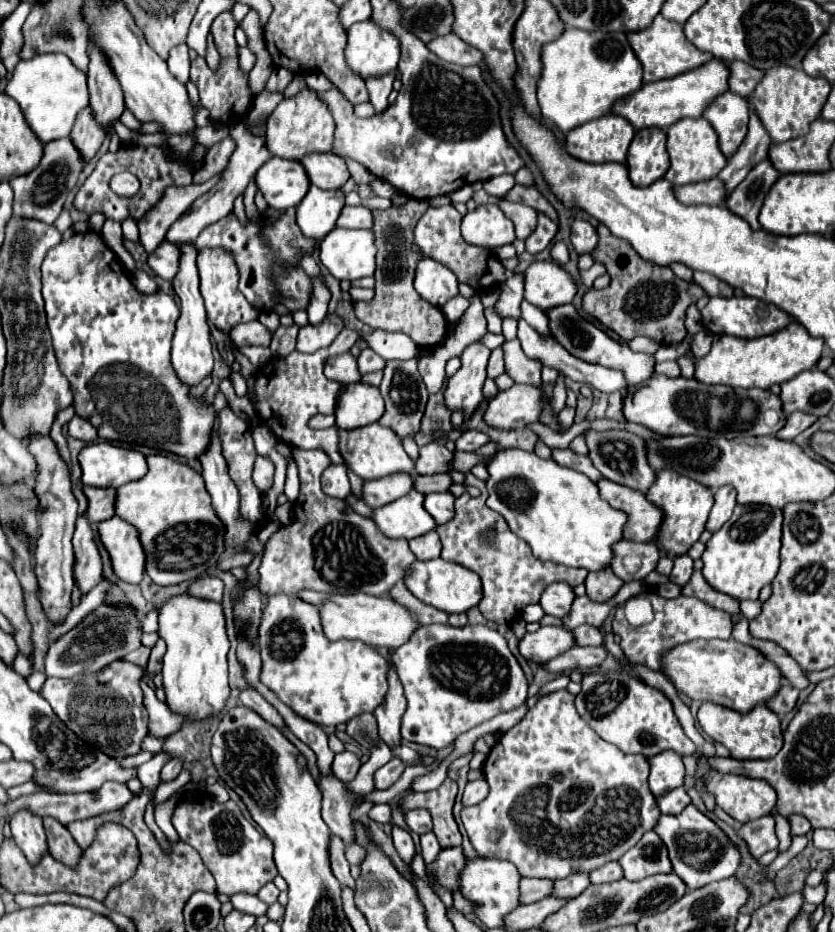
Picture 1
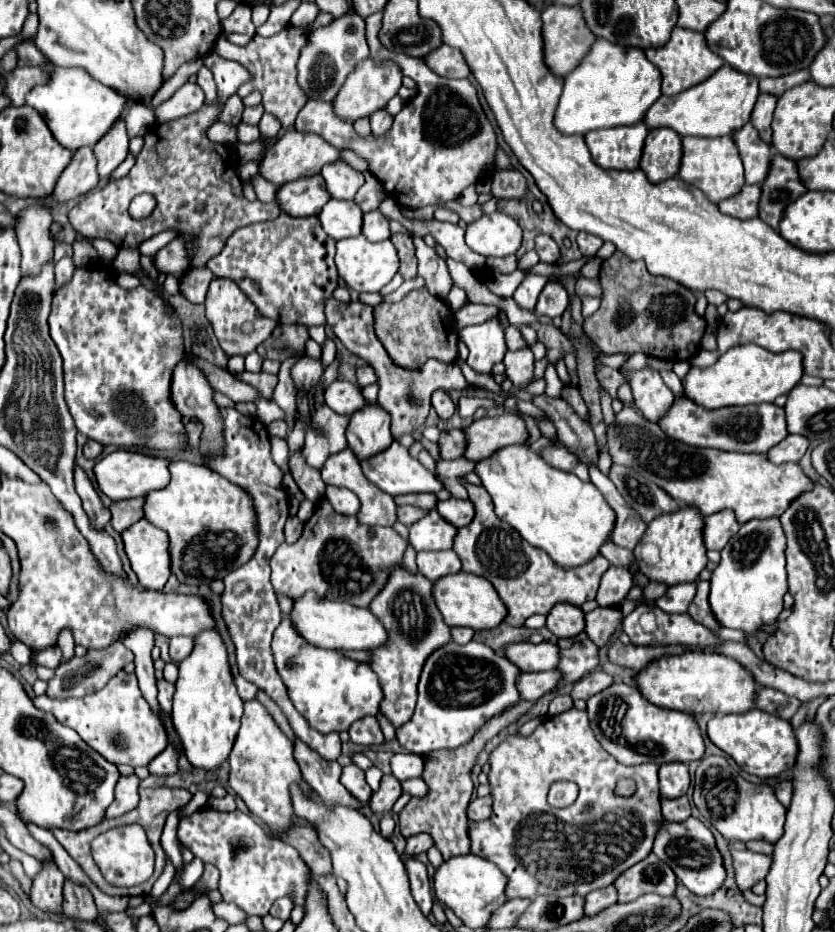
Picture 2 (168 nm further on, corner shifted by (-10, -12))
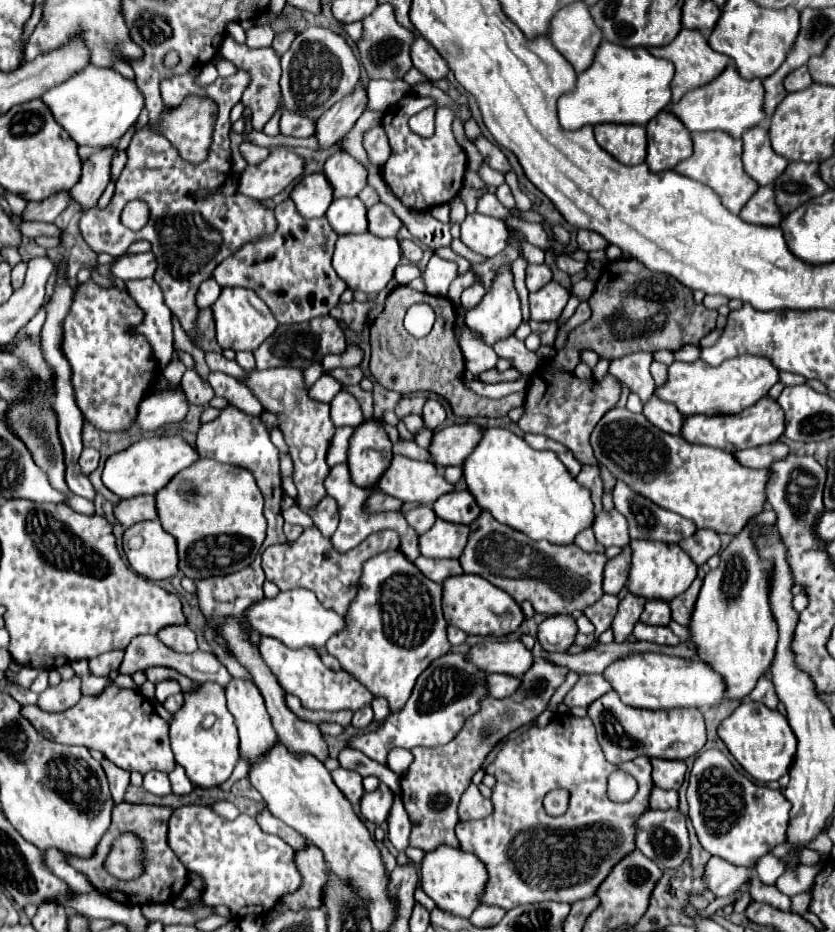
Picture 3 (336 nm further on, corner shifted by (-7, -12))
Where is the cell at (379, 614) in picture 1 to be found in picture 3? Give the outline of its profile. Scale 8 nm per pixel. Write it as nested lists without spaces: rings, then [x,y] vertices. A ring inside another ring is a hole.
[[[305,588],[279,592],[275,598],[261,600],[259,604],[255,604],[247,610],[247,620],[249,620],[251,628],[257,630],[261,636],[279,638],[283,644],[287,644],[289,648],[295,648],[295,650],[303,648],[303,646],[323,648],[331,636],[335,636],[347,628],[347,622],[343,620],[343,616],[339,616],[335,610],[323,608],[323,604],[317,600],[317,596]]]

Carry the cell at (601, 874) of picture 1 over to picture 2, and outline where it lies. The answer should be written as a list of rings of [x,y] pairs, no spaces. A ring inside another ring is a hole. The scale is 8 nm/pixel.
[[[606,886],[602,890],[590,892],[584,900],[586,900],[584,916],[596,916],[598,912],[602,912],[602,908],[610,908],[610,904],[616,902],[616,888],[614,886]]]

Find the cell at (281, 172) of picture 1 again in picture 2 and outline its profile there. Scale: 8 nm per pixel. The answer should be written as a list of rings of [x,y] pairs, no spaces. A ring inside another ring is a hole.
[[[316,174],[284,184],[276,192],[276,200],[290,216],[318,216],[318,212],[330,200],[330,194],[322,184],[322,176]]]

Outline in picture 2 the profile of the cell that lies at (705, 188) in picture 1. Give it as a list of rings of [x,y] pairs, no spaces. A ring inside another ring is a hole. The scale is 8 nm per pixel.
[[[744,186],[736,196],[722,200],[718,208],[734,218],[756,218],[758,216],[758,200],[760,200],[760,186]]]

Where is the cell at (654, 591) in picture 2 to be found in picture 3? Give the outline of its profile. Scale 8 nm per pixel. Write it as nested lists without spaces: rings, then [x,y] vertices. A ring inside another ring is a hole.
[[[627,594],[621,604],[619,604],[619,612],[611,624],[613,632],[615,632],[615,642],[623,642],[627,640],[627,636],[631,634],[631,628],[635,626],[635,622],[639,622],[639,616],[643,612],[645,606],[645,598],[643,596],[635,596],[635,594]]]

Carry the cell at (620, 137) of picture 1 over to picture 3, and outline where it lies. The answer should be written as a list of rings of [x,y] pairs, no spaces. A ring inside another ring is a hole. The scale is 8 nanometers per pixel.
[[[599,124],[593,128],[597,144],[621,164],[645,162],[645,128],[635,124]]]

